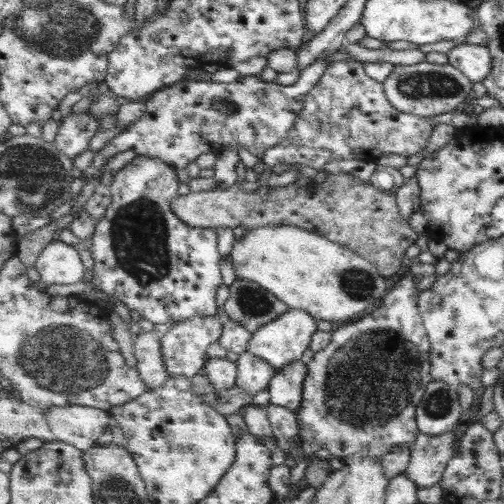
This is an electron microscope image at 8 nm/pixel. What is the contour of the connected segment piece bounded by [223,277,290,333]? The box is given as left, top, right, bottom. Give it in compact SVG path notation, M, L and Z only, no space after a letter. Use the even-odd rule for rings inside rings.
M237 277L229 286L229 297L223 308L230 319L236 320L241 326L254 333L261 329L263 325L283 316L290 309L290 306L256 282Z

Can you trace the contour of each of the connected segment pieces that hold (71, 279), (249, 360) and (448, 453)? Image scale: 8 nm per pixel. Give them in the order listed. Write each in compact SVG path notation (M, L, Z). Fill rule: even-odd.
M57 240L41 251L34 267L47 284L77 284L85 278L85 266L77 248Z
M249 351L240 354L236 362L238 364L236 386L252 395L268 388L277 371L271 363Z
M452 431L438 436L420 433L417 441L411 444L411 459L405 475L420 488L438 485L457 453L454 434Z

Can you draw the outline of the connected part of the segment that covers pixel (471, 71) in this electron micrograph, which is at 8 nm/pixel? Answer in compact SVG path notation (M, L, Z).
M463 43L447 53L449 63L461 70L472 83L481 83L491 74L493 57L487 46Z

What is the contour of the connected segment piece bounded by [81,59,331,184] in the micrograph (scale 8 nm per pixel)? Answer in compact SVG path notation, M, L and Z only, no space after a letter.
M324 59L316 60L311 66L300 72L300 79L292 86L281 86L281 84L276 84L275 81L263 81L262 75L259 74L242 76L233 80L231 84L188 77L175 85L165 87L145 100L146 111L142 117L139 117L127 129L115 135L105 144L103 150L95 154L91 165L85 169L81 178L85 184L91 176L99 174L101 168L105 168L109 156L115 156L115 154L124 150L163 159L171 166L184 169L186 172L188 166L195 162L201 154L212 152L217 155L223 147L246 148L255 157L262 159L267 149L273 148L288 139L290 130L295 127L297 117L303 110L307 94L310 94L311 90L318 86L320 78L323 78L330 63Z

